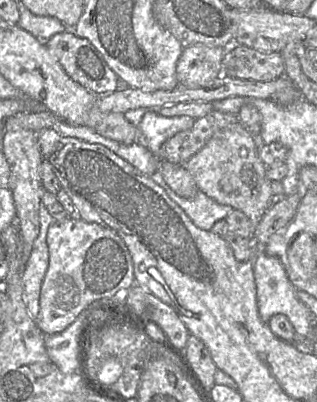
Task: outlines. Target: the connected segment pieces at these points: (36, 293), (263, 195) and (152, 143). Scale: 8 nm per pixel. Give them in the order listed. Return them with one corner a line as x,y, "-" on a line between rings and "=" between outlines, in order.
41,203
39,208
39,234
33,243
32,253
22,273
24,300
27,311
35,320
40,310
40,291
48,269
49,252
47,232
55,220
=
237,122
216,133
185,164
199,191
219,204
242,211
251,220
253,232
265,212
277,199
258,151
251,131
=
144,108
129,110
124,115
132,125
138,127
137,141
158,159
161,159
163,143
178,132
190,129
196,120
189,116
164,117
156,109

